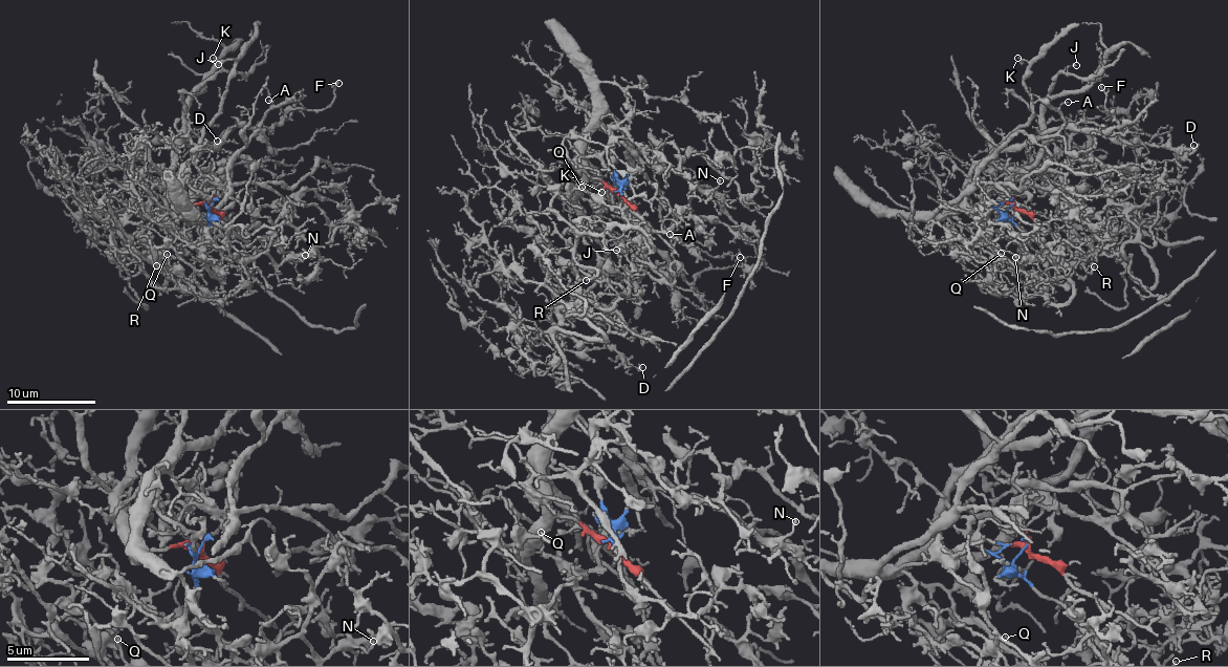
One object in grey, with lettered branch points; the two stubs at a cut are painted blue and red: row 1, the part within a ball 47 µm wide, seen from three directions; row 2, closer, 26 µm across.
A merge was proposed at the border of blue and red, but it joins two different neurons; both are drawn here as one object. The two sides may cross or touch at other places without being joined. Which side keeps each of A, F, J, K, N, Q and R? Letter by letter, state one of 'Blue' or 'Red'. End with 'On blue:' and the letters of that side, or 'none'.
A: Red
F: Red
J: Red
K: Red
N: Blue
Q: Blue
R: Blue
On blue: N, Q, R

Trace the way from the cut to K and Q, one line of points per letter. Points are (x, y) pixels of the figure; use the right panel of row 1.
K: (1013, 199), (1014, 207), (977, 208), (967, 201), (967, 179), (1031, 115), (1024, 84), (1029, 64), (1017, 57)
Q: (1013, 199), (1008, 215), (1032, 238), (1059, 278), (1068, 280), (1073, 294), (1061, 303), (1031, 296), (1002, 253)

